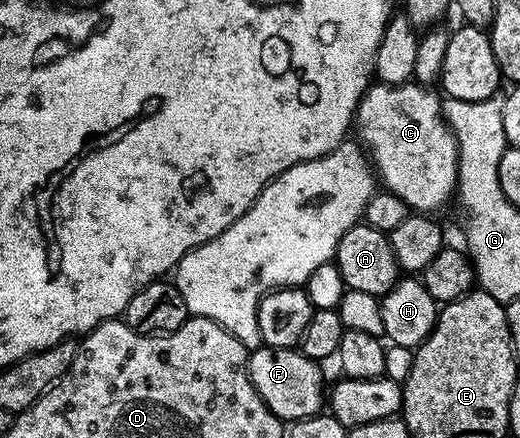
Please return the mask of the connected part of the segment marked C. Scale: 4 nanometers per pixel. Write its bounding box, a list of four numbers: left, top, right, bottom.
[353,83,458,215]

